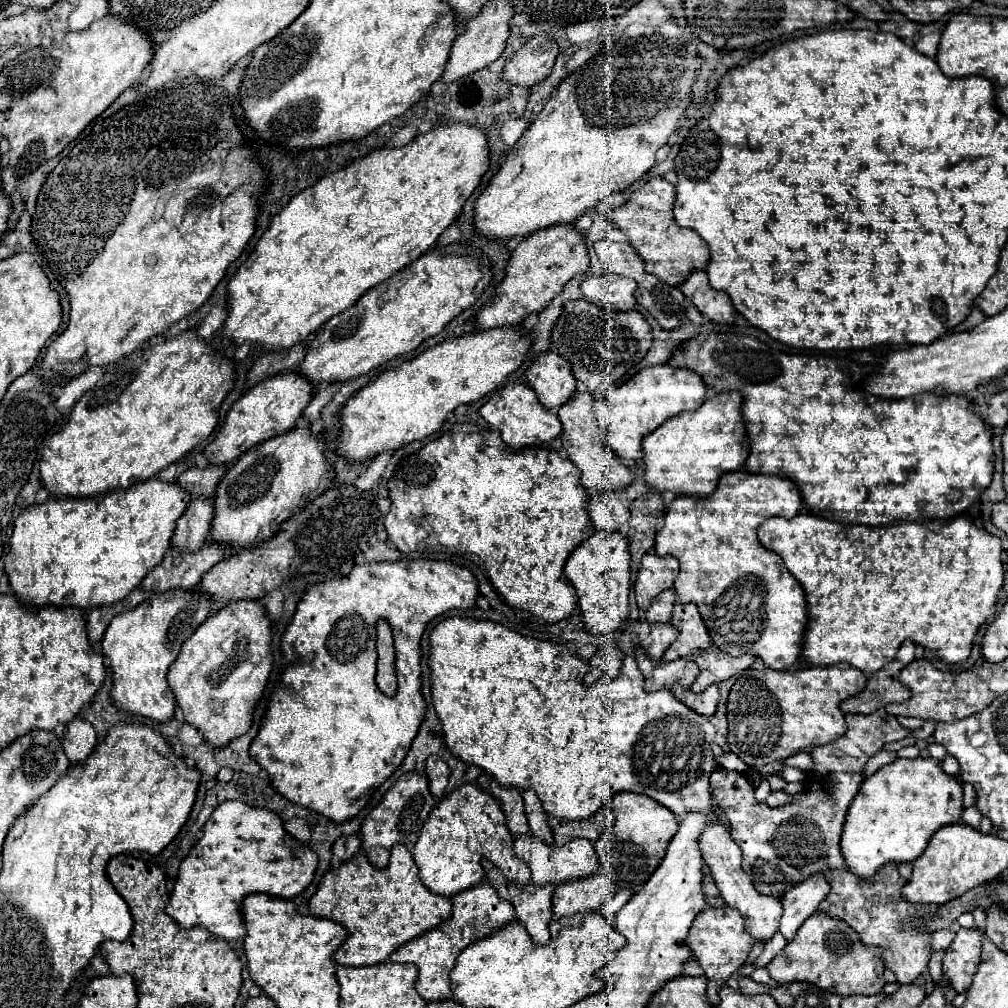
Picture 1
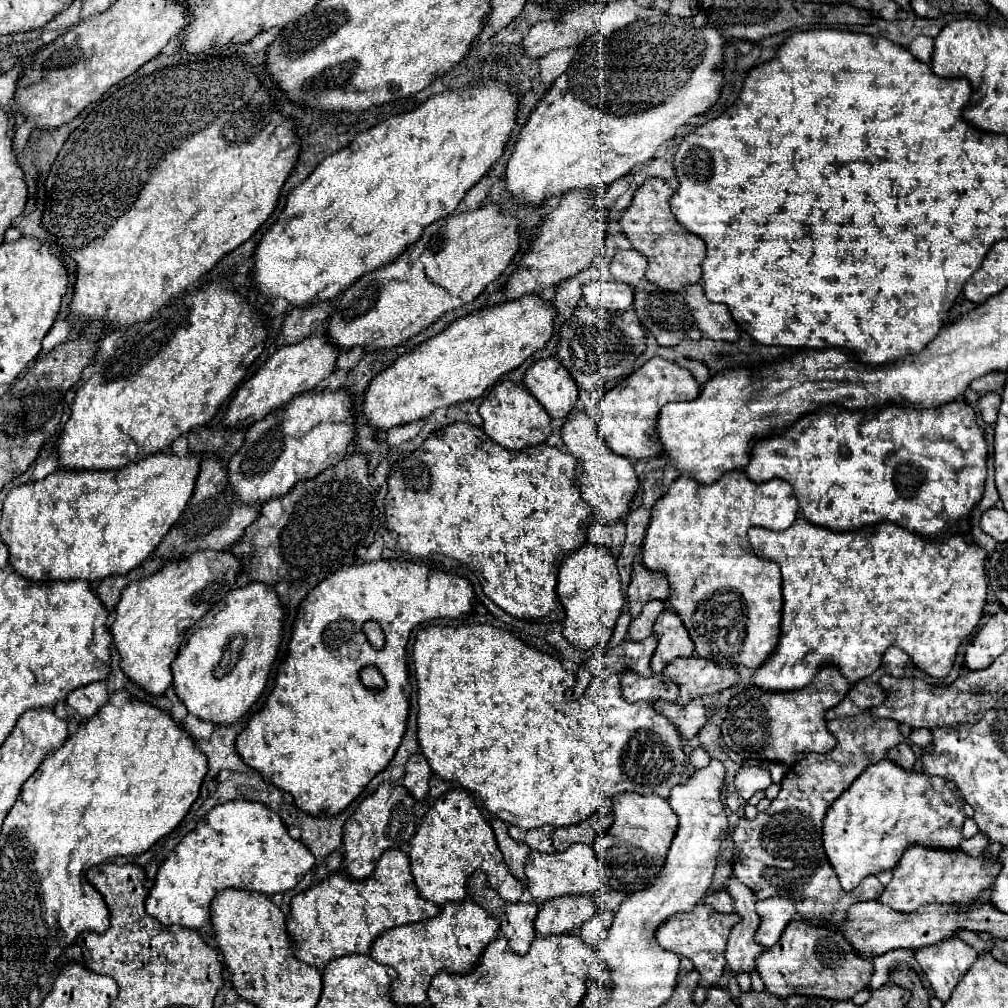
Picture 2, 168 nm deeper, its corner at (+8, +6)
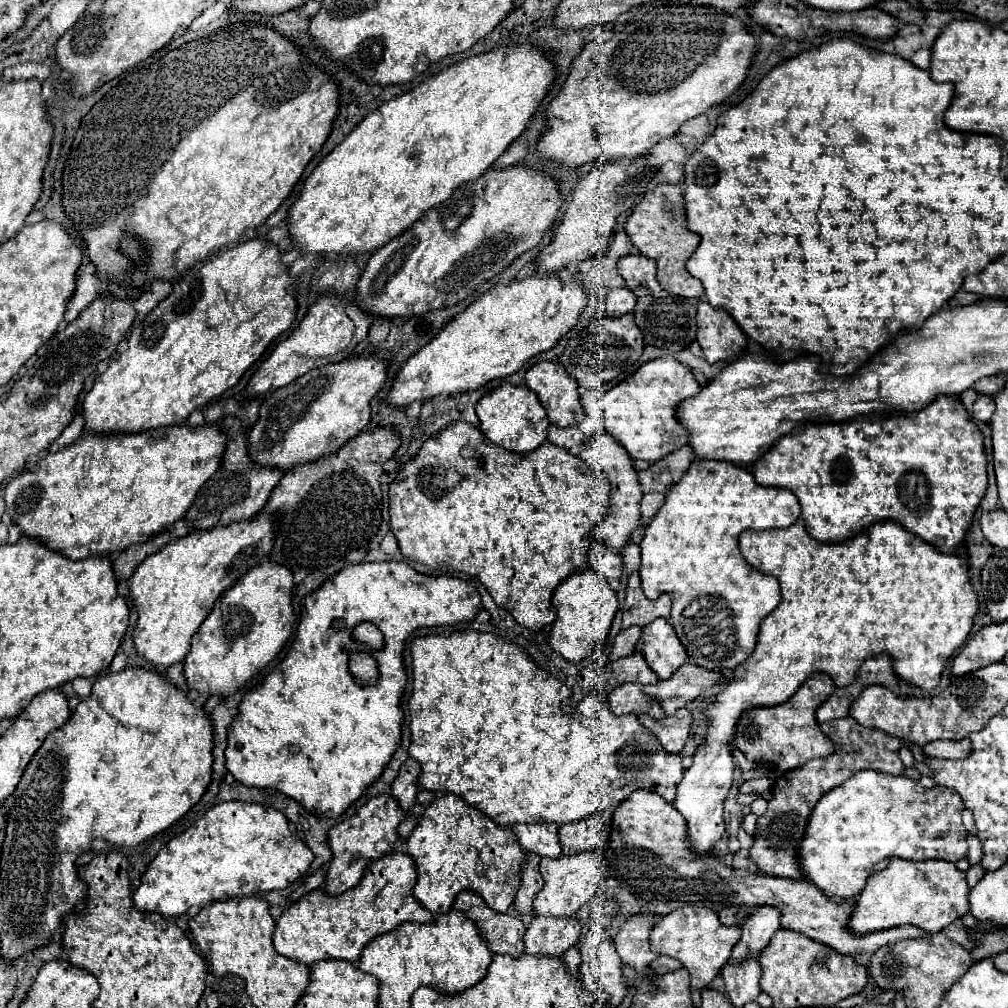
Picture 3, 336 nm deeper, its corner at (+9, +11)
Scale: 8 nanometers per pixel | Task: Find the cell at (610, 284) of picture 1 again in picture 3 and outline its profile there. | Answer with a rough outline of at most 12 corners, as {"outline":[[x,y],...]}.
{"outline":[[629,288],[607,292],[607,316],[633,312],[635,294]]}

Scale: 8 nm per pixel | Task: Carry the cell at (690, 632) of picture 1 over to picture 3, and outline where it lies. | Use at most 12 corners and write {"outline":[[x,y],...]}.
{"outline":[[665,618],[643,628],[635,650],[663,680],[689,660]]}

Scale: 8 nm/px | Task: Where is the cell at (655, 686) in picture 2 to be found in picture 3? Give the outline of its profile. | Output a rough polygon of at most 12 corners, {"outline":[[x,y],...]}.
{"outline":[[625,682],[609,694],[611,710],[663,718],[661,704],[641,684]]}

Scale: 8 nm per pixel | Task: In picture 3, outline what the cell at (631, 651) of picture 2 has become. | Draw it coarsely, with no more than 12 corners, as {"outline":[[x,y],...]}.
{"outline":[[639,652],[579,672],[579,688],[601,696],[623,682],[655,684]]}

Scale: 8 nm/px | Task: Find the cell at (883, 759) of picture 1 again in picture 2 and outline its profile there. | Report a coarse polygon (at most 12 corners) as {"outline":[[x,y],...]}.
{"outline":[[906,743],[896,745],[888,759],[912,769],[916,757]]}

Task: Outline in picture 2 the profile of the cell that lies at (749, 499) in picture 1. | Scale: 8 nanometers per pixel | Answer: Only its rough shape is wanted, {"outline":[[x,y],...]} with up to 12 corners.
{"outline":[[680,475],[642,565],[696,655],[758,669],[782,577],[750,527],[798,517],[786,481]]}

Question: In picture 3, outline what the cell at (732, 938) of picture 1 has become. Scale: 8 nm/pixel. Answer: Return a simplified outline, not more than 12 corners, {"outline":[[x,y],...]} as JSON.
{"outline":[[683,906],[651,930],[651,950],[677,958],[703,990],[741,928],[707,906]]}

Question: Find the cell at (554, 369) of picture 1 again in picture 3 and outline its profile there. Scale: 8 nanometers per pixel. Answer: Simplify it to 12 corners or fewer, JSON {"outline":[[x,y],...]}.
{"outline":[[557,360],[535,362],[525,384],[553,424],[583,420],[577,382]]}

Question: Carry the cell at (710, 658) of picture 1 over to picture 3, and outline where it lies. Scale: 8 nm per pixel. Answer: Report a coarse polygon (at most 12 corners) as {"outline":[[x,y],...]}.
{"outline":[[685,662],[643,692],[671,716],[725,676]]}

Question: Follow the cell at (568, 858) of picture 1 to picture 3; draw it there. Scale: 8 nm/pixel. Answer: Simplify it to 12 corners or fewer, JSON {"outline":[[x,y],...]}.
{"outline":[[595,850],[541,858],[533,908],[573,916],[601,890]]}

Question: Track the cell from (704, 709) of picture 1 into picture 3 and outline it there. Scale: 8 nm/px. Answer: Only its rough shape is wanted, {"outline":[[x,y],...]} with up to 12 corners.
{"outline":[[681,708],[673,716],[639,720],[651,728],[667,752],[681,754],[693,714]]}

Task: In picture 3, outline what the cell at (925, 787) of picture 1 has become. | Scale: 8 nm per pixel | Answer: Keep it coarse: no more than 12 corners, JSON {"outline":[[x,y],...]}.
{"outline":[[859,770],[799,846],[827,896],[873,866],[967,856],[961,796]]}

